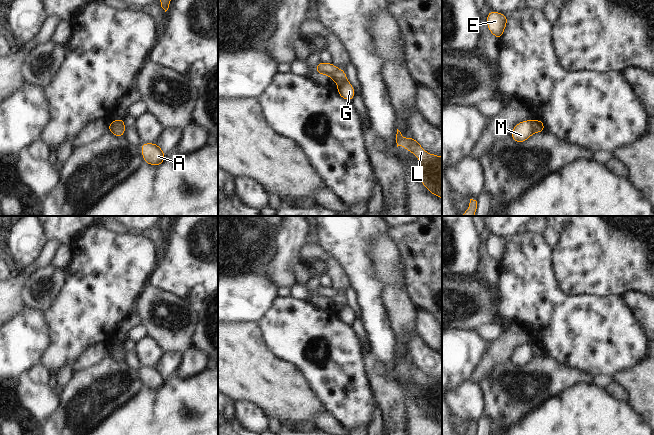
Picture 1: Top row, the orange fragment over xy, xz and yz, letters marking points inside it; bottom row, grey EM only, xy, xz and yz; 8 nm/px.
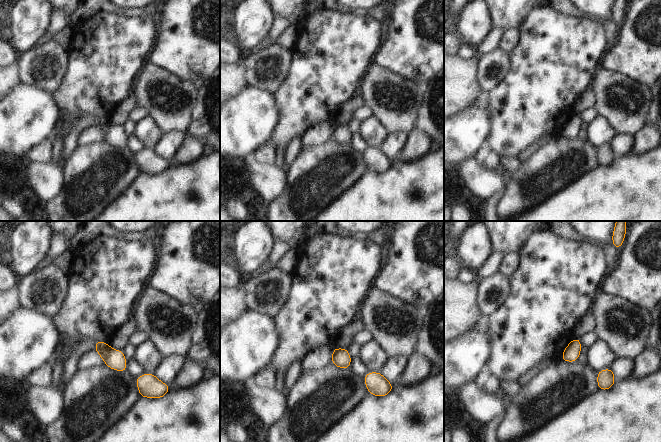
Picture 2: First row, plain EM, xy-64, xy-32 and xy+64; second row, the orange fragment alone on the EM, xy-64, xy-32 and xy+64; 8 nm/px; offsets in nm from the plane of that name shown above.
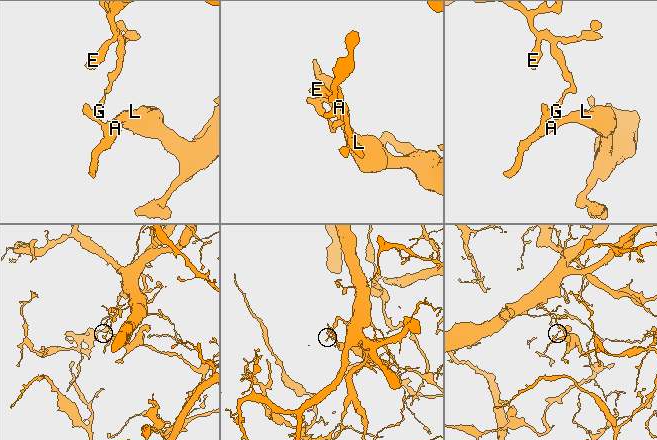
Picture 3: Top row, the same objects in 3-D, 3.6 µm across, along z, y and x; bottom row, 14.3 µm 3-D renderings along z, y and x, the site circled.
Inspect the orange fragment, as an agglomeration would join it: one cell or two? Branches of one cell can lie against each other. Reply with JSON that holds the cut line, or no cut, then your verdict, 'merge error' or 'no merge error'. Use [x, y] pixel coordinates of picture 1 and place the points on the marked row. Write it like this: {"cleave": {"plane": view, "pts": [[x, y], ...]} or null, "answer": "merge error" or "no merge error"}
{"cleave": {"plane": "xy", "pts": [[111, 123], [114, 126], [119, 122], [125, 127]]}, "answer": "merge error"}

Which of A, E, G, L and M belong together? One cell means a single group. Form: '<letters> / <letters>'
A L M / E G

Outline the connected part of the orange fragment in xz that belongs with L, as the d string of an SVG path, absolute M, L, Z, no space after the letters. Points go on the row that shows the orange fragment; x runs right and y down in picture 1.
M397 129L396 143L412 152L421 160L419 168L419 179L428 191L442 199L442 157L427 153L423 147L412 138L403 138Z

